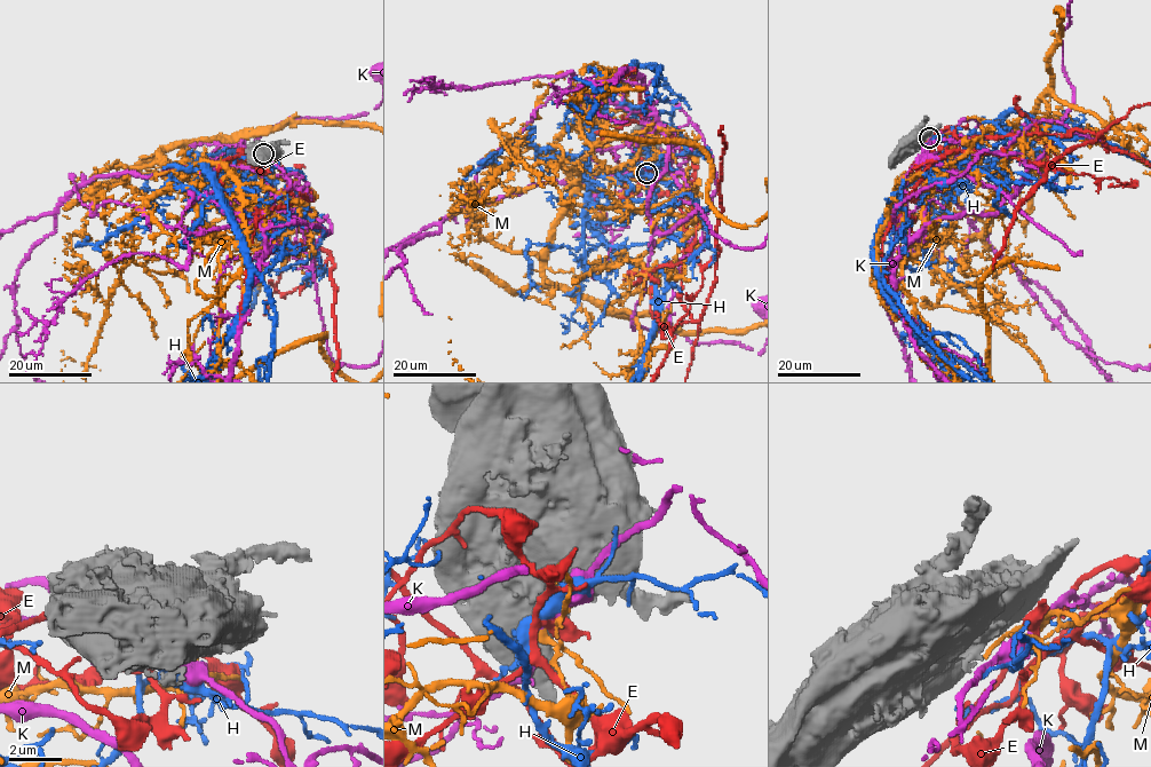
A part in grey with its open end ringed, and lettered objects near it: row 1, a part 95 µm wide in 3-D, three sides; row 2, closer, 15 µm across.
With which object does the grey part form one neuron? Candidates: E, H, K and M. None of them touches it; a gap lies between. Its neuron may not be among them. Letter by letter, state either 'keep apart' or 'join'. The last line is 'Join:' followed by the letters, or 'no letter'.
E: keep apart
H: keep apart
K: keep apart
M: keep apart
Join: no letter

